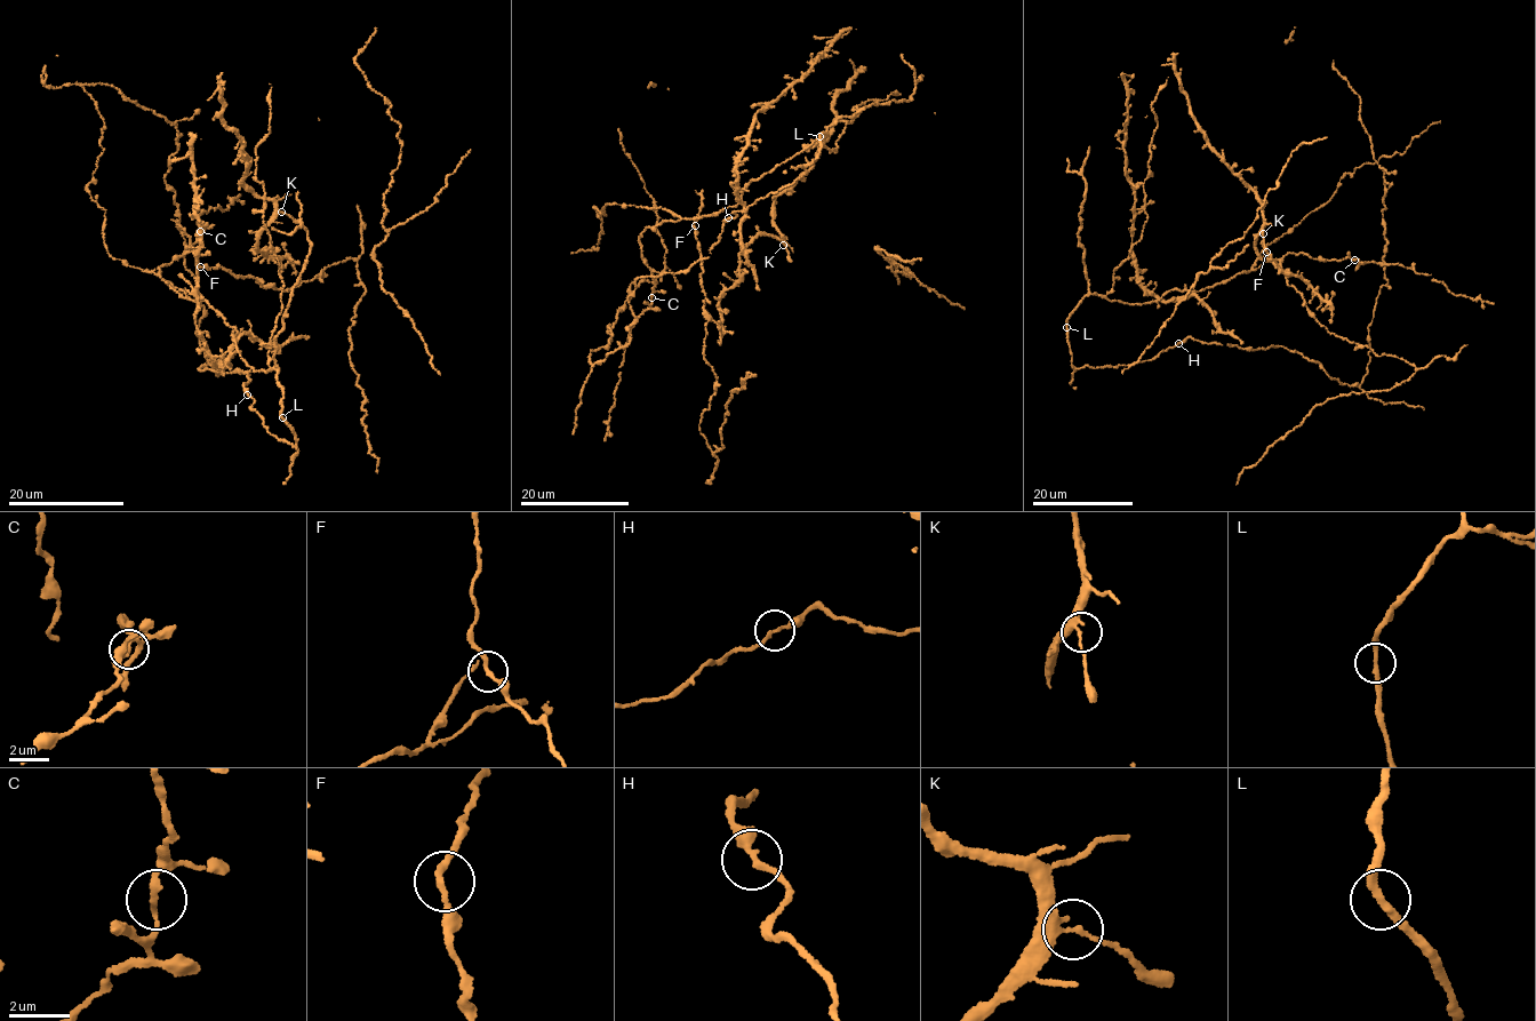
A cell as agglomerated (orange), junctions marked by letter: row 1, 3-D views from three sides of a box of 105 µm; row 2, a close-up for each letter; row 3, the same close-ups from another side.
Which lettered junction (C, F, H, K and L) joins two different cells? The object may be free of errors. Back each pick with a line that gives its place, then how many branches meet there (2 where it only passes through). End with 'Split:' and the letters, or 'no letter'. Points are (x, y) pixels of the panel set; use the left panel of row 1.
Split: no letter

